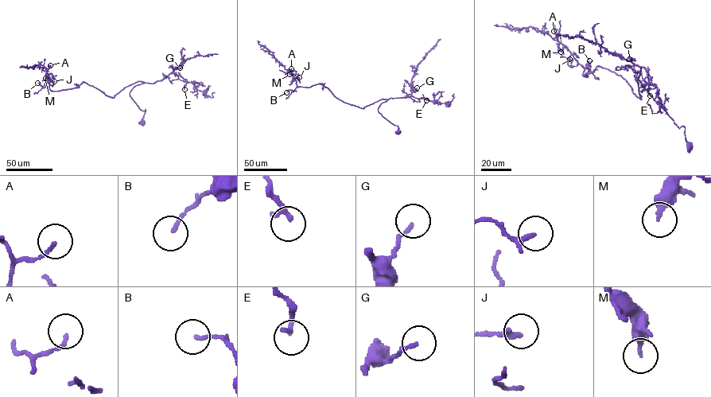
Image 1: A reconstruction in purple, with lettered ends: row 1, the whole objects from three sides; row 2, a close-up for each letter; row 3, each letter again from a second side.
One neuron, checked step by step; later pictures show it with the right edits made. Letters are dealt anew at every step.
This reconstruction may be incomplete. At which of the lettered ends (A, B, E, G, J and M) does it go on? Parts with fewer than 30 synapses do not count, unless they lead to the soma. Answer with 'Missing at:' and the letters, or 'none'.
Missing at: none

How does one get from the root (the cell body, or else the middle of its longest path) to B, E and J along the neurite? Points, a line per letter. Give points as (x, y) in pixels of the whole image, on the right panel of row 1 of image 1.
B: (689, 147), (685, 127), (677, 126), (635, 76), (641, 99), (608, 69), (597, 66), (584, 75), (589, 60)
E: (689, 147), (685, 127), (677, 126), (635, 79), (641, 67), (650, 79), (650, 95)
J: (689, 147), (685, 127), (635, 75), (641, 99), (619, 75), (597, 66), (585, 77), (569, 59)

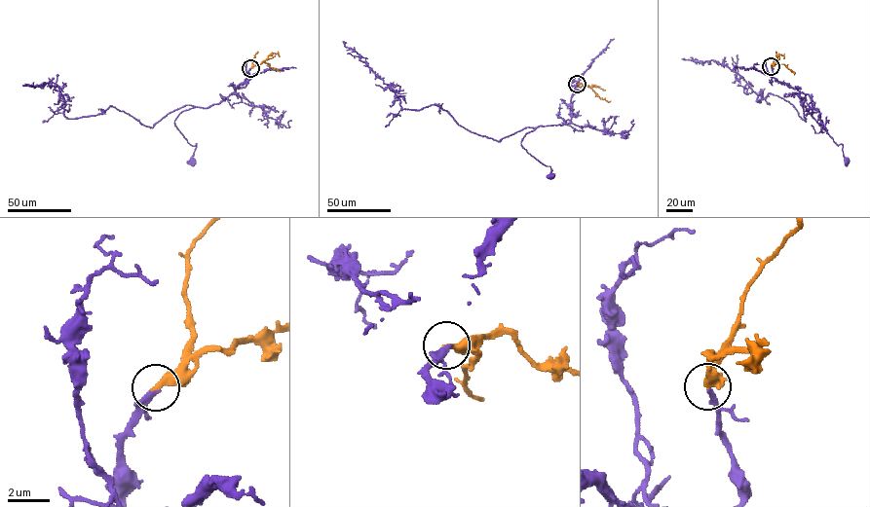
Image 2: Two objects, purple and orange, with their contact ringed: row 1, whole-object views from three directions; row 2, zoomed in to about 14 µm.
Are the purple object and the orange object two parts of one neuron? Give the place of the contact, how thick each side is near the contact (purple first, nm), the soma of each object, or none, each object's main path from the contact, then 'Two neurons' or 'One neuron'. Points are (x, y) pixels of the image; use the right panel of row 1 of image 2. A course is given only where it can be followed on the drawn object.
Place: (771, 66). Thickness 280 nm (purple) against 360 nm. Soma of purple: (847, 162). Soma of orange: none. Course of purple: (771, 67), (774, 78), (805, 93), (801, 105), (838, 145), (842, 145), (847, 162). Course of orange: (771, 66), (777, 62), (784, 64), (794, 74). One neuron

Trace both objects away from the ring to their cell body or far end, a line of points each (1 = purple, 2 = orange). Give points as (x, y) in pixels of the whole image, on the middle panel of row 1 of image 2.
1: (577, 84), (571, 99), (570, 122), (537, 126), (521, 141), (528, 153), (549, 166), (551, 176)
2: (577, 84), (588, 86), (600, 98), (610, 101)

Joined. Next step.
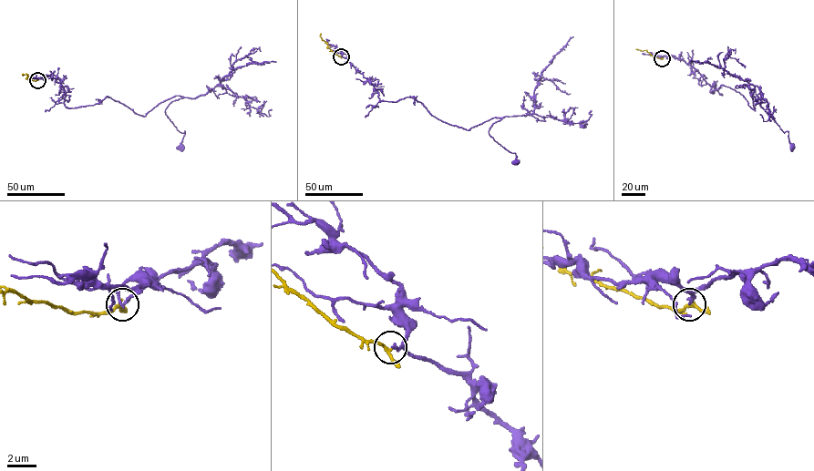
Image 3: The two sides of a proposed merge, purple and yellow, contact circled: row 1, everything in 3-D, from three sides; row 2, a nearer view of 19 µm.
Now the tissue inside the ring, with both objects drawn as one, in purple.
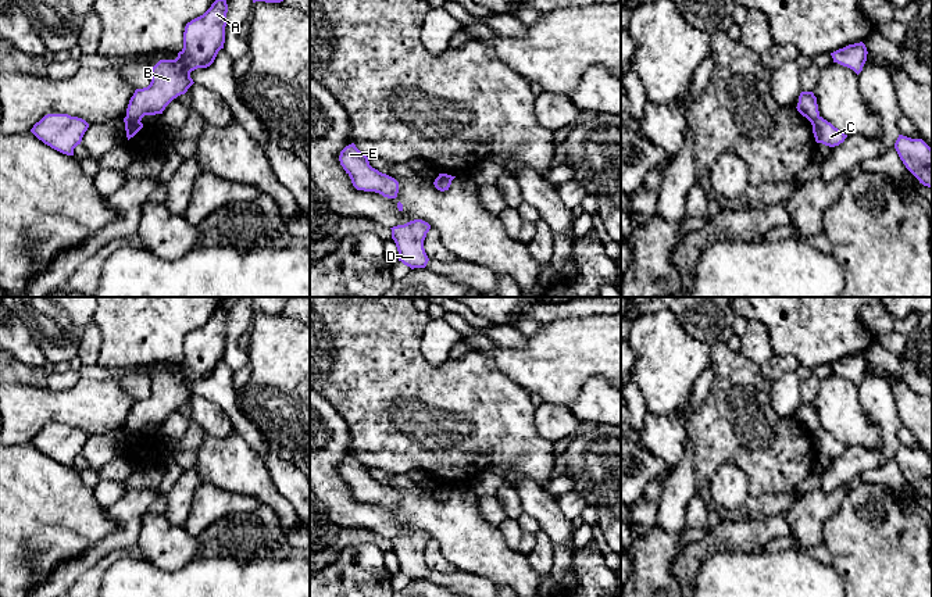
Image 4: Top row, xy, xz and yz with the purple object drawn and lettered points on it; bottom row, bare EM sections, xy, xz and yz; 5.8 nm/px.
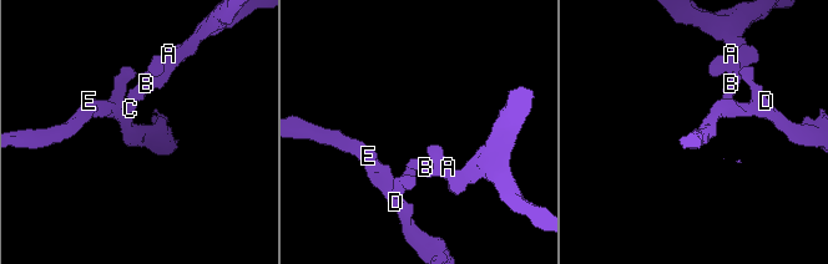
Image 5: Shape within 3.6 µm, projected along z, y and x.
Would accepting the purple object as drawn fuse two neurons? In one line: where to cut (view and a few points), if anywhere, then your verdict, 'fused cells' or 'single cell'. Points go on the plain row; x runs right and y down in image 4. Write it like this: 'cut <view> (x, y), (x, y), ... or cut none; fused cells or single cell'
cut xy (125, 428), (139, 432); fused cells

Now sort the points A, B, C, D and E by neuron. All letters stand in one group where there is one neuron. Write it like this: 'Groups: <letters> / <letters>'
Groups: A B / C D E

